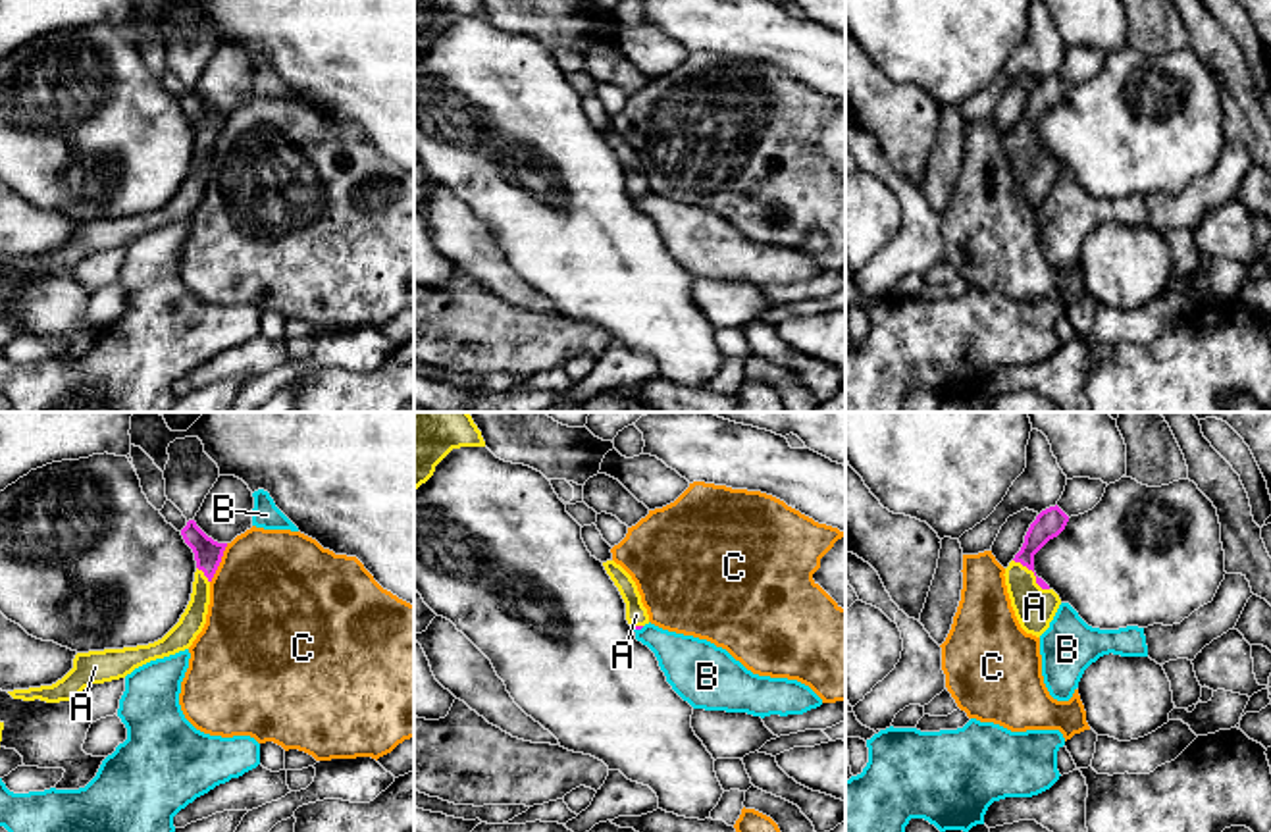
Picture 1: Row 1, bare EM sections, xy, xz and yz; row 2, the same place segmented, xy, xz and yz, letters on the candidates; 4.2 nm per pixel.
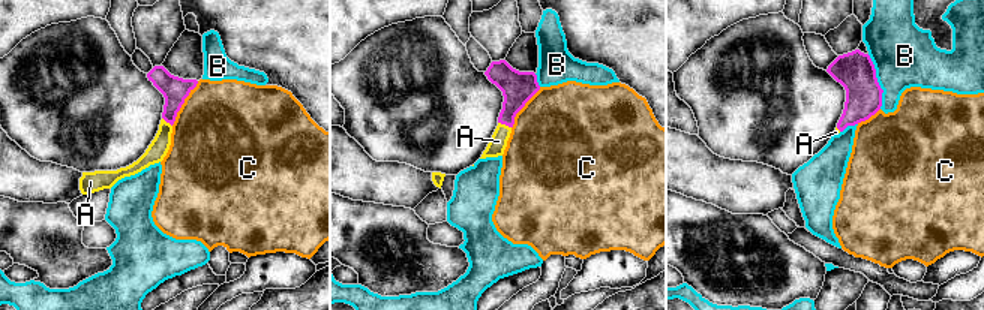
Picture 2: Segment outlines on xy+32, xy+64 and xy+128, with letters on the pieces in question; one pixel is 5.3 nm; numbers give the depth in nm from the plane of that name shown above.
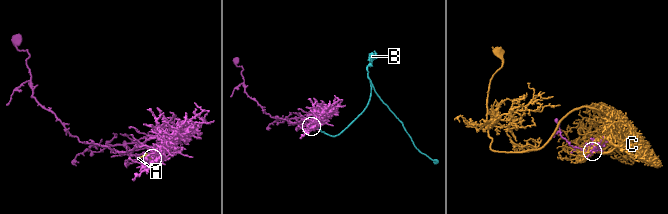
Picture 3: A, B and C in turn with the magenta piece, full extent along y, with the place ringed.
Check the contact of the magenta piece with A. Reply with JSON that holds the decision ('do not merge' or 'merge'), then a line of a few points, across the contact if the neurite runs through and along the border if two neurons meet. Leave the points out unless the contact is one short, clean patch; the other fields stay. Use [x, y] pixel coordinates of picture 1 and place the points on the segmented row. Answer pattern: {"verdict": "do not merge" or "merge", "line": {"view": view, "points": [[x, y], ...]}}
{"verdict": "merge", "line": {"view": "yz", "points": [[1050, 522], [1029, 549], [1035, 574], [1035, 607]]}}

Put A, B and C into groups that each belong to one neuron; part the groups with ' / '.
A / B / C

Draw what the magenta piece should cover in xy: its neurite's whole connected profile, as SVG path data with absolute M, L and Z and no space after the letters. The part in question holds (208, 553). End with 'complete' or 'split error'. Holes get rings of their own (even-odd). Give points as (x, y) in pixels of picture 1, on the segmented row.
M195 520L181 530L185 543L193 549L196 572L191 601L179 622L158 641L123 649L77 653L73 668L56 684L8 691L13 699L60 703L71 701L85 688L125 678L135 668L185 651L193 645L206 624L210 605L210 582L221 562L227 543L208 537Z; split error

